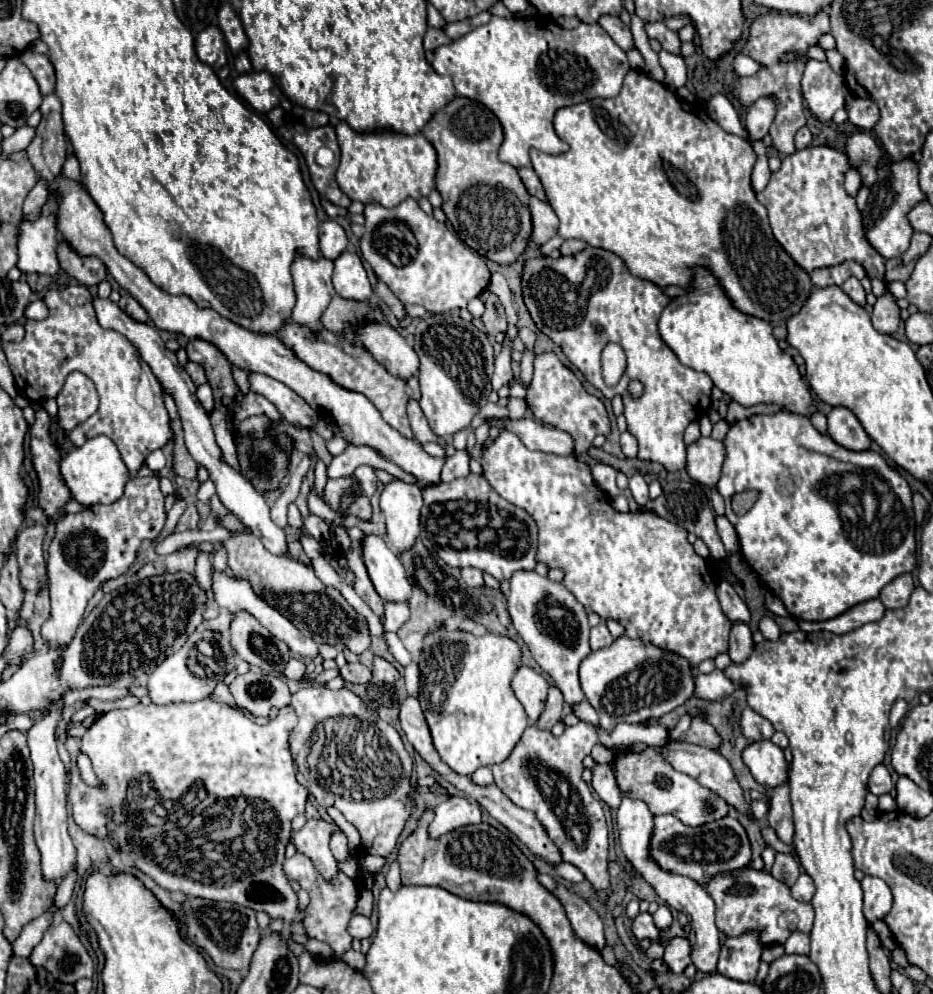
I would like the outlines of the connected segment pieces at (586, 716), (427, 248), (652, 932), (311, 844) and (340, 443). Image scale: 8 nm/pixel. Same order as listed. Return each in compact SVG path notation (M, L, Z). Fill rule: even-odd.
M583 700L583 702L579 702L579 704L573 704L571 710L573 710L573 714L575 714L581 722L585 722L585 724L591 724L591 726L597 726L597 724L599 724L599 716L597 716L595 708L593 708L587 700Z
M405 198L395 208L385 208L381 204L365 204L365 234L361 236L361 252L369 262L373 272L389 286L389 290L403 304L421 304L421 306L445 306L445 312L455 308L465 308L469 300L477 298L489 284L489 268L485 260L473 252L457 234L453 234L447 224L437 222L433 216L425 214L417 200ZM385 222L403 222L415 234L419 246L417 256L407 264L401 264L399 258L387 258L379 254L373 246L373 232Z
M639 914L639 916L633 920L633 934L635 934L637 940L643 940L643 938L657 940L659 930L655 928L651 914Z
M307 820L307 824L293 834L293 844L299 852L305 852L317 870L325 876L325 880L333 880L337 876L337 862L329 850L329 836L337 830L333 822L327 820Z
M335 434L331 440L327 440L327 450L329 450L331 456L341 454L341 452L345 450L345 446L347 446L347 442L345 442L343 436L337 436L337 434Z

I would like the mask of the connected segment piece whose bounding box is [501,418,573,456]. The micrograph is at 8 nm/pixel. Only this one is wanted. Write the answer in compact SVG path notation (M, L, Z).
M501 418L503 430L509 430L519 436L519 440L529 450L539 452L551 452L559 456L571 456L573 454L573 438L567 432L561 432L557 428L549 428L541 422L535 422L533 418Z

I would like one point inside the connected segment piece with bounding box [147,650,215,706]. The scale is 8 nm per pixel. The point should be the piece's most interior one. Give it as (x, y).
(171, 682)

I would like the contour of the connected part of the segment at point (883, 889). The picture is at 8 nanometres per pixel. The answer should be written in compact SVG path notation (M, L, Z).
M865 876L861 880L861 888L863 888L863 914L869 922L881 920L885 918L885 914L889 914L891 904L893 904L893 896L889 886L875 876Z

